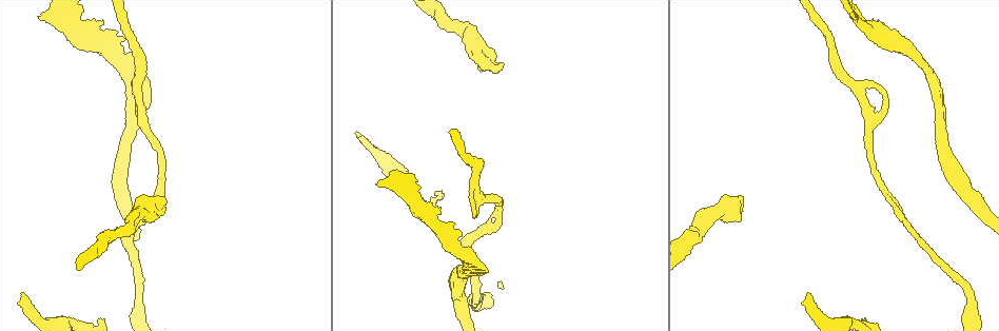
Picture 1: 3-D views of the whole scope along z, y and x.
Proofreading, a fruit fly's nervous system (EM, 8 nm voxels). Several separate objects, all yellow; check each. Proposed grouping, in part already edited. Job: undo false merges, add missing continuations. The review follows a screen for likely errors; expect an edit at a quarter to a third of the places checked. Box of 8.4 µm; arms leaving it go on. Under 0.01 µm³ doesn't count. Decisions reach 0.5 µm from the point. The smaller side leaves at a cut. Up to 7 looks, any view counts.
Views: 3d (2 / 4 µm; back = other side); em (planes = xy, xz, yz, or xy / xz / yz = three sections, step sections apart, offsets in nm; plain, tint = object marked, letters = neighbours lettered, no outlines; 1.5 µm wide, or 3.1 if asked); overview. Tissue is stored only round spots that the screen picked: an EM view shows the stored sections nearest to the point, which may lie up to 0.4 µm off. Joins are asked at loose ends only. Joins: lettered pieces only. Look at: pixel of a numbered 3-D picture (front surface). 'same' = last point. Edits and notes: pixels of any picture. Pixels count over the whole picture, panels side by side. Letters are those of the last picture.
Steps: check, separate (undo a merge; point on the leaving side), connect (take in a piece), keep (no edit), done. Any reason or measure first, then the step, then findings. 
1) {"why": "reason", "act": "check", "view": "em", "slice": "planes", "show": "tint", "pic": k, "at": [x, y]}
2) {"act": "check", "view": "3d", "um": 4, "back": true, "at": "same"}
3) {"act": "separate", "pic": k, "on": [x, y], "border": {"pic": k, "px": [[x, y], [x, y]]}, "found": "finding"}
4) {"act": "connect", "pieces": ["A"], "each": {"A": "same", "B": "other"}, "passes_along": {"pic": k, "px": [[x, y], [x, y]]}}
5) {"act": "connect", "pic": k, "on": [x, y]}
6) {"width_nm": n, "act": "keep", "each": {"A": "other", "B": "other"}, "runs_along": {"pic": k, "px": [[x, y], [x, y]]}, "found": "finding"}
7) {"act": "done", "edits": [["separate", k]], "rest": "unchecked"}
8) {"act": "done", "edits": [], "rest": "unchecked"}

{"why": "branch stops here", "act": "check", "view": "3d", "um": 4, "pic": 1, "at": [806, 294]}

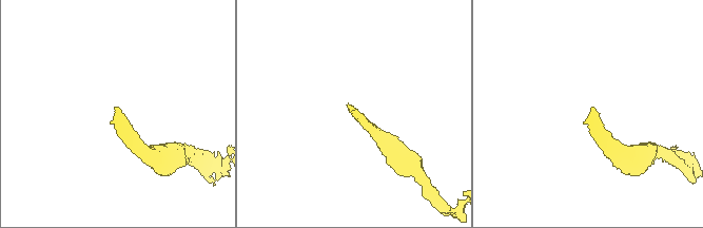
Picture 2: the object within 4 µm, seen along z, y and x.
{"act": "check", "view": "em", "slice": "xz", "step": 4, "show": "tint", "pic": 2, "at": [117, 108]}

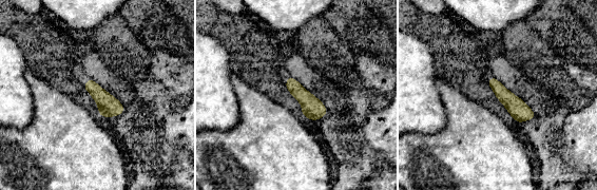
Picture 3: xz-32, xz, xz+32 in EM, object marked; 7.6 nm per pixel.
{"why": "see the neighbours", "act": "check", "view": "em", "slice": "xz", "step": 4, "show": "letters", "at": "same"}

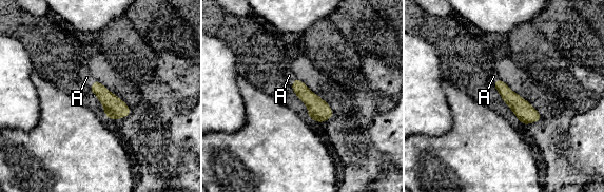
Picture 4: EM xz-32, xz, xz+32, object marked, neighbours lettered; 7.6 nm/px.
{"act": "connect", "pieces": ["A"], "each": {"A": "same"}, "found": "it goes on there"}

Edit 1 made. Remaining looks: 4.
{"why": "redraw", "act": "check", "view": "overview"}

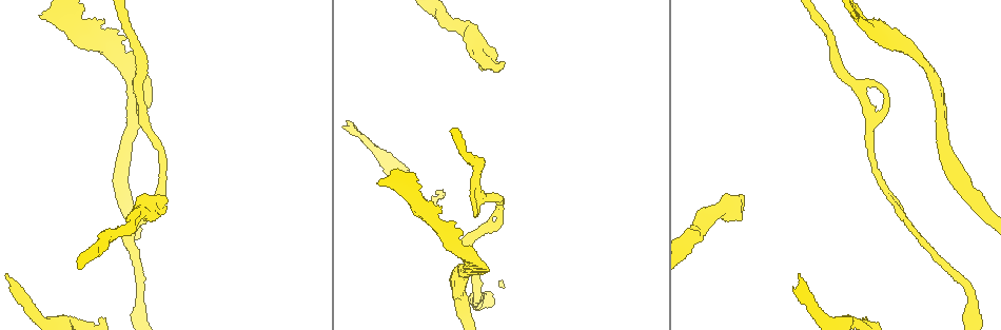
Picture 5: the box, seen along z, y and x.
{"why": "calibre changes", "act": "check", "view": "em", "slice": "planes", "show": "letters", "pic": 5, "at": [476, 298]}

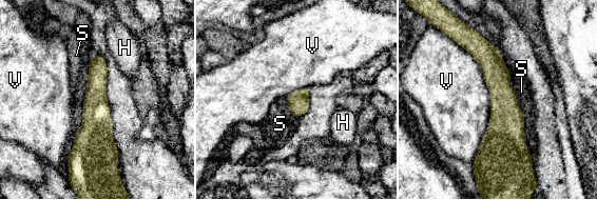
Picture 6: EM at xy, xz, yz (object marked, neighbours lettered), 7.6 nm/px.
{"width_nm": 160, "act": "keep", "each": {"H": "other", "S": "other", "V": "other"}, "runs_along": {"pic": 6, "px": [[480, 39], [500, 86], [494, 162]]}, "found": "continuous, no second cell"}

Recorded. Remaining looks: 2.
{"why": "side arm on a straight run", "act": "check", "view": "em", "slice": "planes", "show": "letters", "pic": 5, "at": [467, 266]}

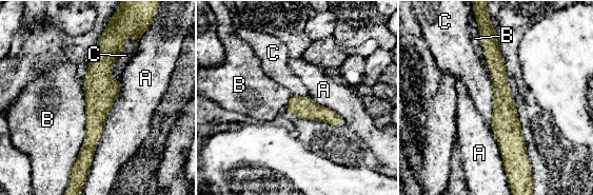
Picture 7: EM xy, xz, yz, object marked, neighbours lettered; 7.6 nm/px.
{"longest_contact_nm": ["A", 650], "act": "keep", "each": {"A": "other", "B": "other", "C": "other"}, "runs_along": {"pic": 7, "px": [[488, 23], [505, 106], [505, 149]]}, "found": "one cell here"}

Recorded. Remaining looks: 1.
{"act": "done", "edits": [["connect", 4]], "rest": "unchecked"}

